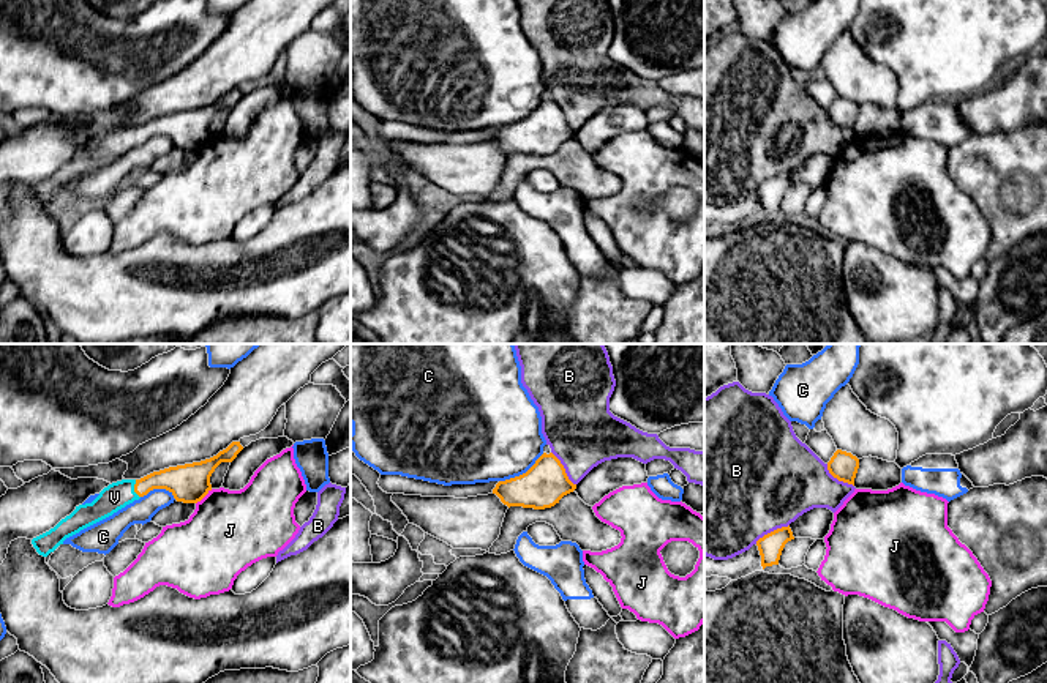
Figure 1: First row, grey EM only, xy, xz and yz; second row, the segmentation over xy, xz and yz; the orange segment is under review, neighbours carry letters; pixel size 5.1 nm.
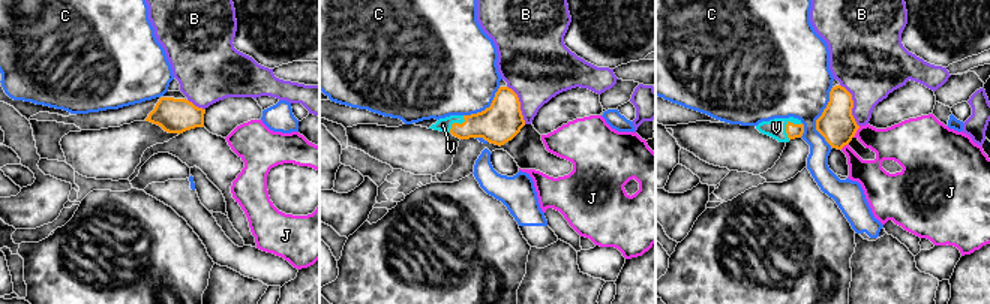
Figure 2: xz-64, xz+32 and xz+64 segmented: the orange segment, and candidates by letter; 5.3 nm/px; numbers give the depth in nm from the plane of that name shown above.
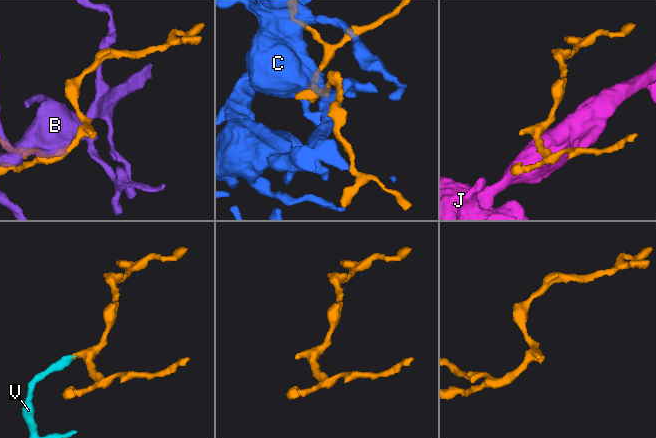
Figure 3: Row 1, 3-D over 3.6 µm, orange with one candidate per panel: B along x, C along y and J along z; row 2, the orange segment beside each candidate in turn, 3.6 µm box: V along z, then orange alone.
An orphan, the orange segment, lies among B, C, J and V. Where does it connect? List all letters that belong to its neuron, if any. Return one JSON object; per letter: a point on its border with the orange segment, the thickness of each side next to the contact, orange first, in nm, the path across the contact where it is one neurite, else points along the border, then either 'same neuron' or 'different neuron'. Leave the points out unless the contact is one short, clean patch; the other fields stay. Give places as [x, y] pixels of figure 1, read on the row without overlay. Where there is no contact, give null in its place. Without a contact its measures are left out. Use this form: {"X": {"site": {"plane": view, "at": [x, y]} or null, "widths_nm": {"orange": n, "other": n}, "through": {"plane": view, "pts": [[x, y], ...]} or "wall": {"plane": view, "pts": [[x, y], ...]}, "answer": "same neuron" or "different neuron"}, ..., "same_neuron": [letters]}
{"B": {"site": {"plane": "yz", "at": [771, 179]}, "widths_nm": {"orange": 120, "other": 500}, "answer": "different neuron"}, "C": {"site": {"plane": "xz", "at": [523, 120]}, "widths_nm": {"orange": 220, "other": 480}, "answer": "different neuron"}, "J": {"site": {"plane": "xy", "at": [204, 142]}, "widths_nm": {"orange": 200, "other": 420}, "wall": {"plane": "xy", "pts": [[212, 136], [196, 150]]}, "answer": "different neuron"}, "V": {"site": {"plane": "xy", "at": [135, 136]}, "widths_nm": {"orange": 160, "other": 140}, "answer": "same neuron"}, "same_neuron": ["V"]}

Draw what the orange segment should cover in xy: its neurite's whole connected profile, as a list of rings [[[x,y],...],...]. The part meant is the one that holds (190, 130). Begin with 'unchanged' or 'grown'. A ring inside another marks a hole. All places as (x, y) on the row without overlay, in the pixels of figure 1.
grown | [[[232,88],[226,96],[210,106],[169,114],[141,126],[112,129],[92,150],[76,153],[54,175],[33,185],[32,191],[39,202],[47,203],[66,185],[112,162],[153,136],[169,137],[177,148],[197,150],[212,137],[210,123],[215,115],[221,109],[232,109],[242,96],[240,88]]]

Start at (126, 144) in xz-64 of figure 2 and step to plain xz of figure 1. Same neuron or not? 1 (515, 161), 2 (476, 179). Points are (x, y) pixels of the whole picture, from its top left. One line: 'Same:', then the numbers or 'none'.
Same: 2

